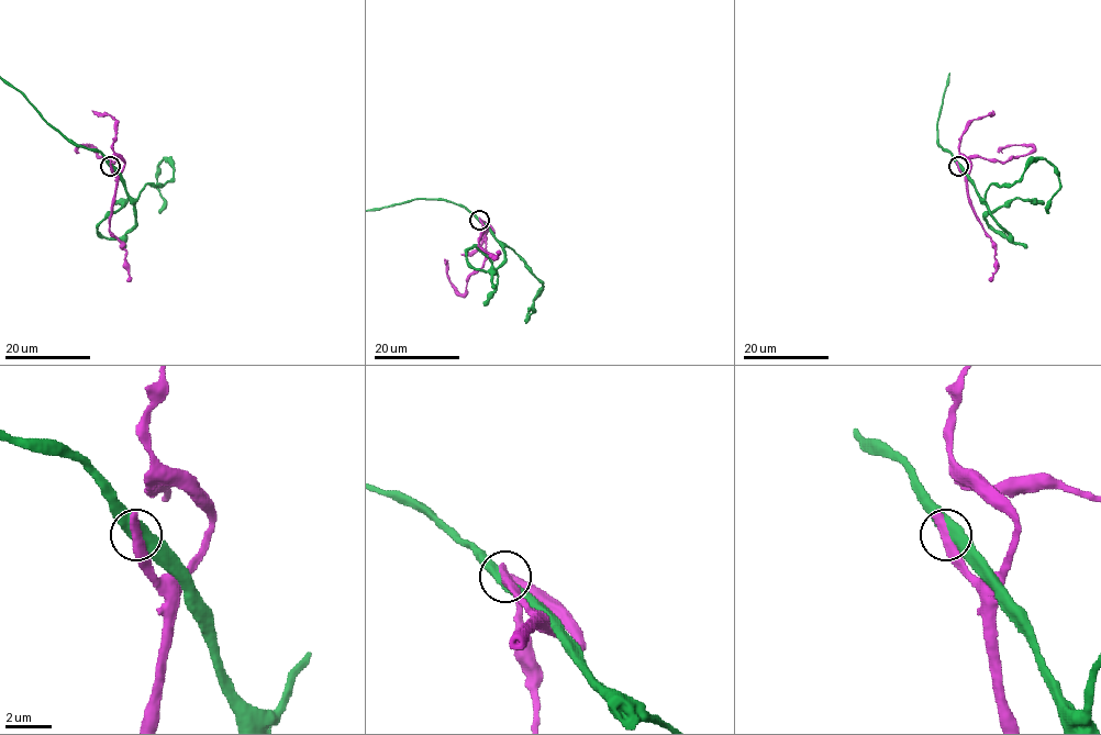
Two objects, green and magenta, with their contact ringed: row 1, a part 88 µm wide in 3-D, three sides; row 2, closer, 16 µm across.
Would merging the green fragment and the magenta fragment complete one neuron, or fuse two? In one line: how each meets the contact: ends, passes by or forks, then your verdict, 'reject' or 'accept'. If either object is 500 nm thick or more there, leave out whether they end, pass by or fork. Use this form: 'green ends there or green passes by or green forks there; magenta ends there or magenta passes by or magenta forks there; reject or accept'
reject

